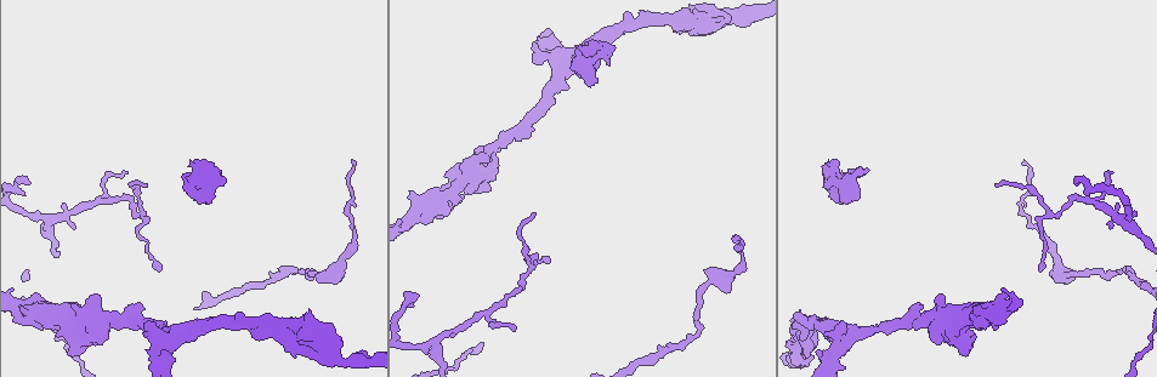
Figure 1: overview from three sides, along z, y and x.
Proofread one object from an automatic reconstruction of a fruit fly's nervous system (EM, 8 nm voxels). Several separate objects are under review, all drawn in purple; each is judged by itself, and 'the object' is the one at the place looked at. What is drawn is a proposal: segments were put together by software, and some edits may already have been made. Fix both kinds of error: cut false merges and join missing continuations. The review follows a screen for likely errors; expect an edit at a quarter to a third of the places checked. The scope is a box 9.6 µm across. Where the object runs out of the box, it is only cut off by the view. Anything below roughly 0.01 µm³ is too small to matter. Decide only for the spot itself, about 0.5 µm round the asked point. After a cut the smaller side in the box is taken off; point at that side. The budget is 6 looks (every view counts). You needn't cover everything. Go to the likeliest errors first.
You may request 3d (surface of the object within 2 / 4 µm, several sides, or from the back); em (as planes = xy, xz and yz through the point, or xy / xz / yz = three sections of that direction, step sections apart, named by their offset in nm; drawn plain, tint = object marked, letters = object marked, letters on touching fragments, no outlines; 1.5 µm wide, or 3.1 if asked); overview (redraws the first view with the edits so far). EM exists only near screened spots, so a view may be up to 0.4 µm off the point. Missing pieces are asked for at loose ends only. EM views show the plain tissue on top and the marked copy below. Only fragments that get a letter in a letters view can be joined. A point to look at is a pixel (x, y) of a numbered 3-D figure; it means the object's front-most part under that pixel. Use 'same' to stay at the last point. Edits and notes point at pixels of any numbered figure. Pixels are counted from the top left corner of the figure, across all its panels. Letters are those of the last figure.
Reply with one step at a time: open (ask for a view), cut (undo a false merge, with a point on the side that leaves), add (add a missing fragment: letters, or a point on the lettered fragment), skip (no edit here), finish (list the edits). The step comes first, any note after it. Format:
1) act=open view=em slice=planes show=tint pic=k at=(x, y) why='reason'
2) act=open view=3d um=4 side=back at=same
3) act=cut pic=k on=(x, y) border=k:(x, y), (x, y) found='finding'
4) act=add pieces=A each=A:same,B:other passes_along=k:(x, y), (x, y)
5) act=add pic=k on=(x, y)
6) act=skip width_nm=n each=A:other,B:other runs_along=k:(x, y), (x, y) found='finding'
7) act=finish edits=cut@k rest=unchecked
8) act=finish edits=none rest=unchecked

act=open view=em slice=yz step=8 show=tint pic=1 at=(593, 84) why='branch stops here'

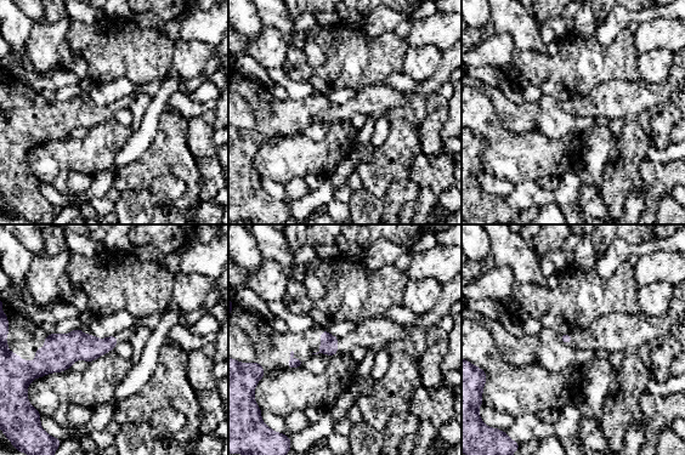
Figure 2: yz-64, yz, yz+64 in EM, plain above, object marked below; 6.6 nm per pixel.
act=open view=em slice=planes show=letters at=same

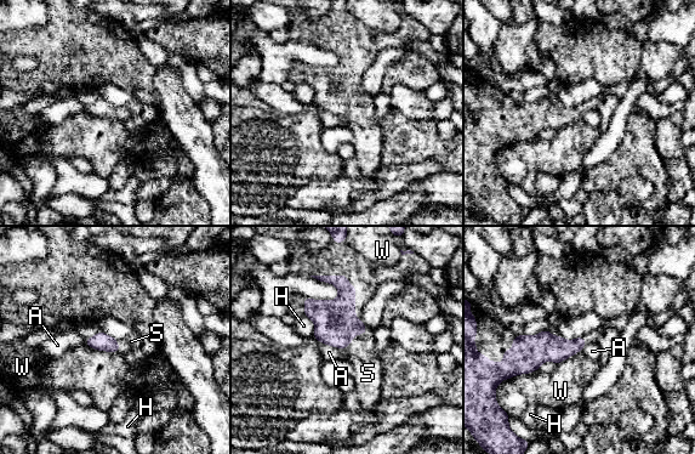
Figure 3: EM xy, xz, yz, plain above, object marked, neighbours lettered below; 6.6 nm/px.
act=add pieces=S width_nm=120 longest_contact=W:240nm each=A:other,H:other,S:same,W:other found='the cell continues'

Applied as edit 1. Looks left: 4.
act=open view=em slice=yz step=8 show=tint pic=1 at=(918, 303) why='branch stops here'

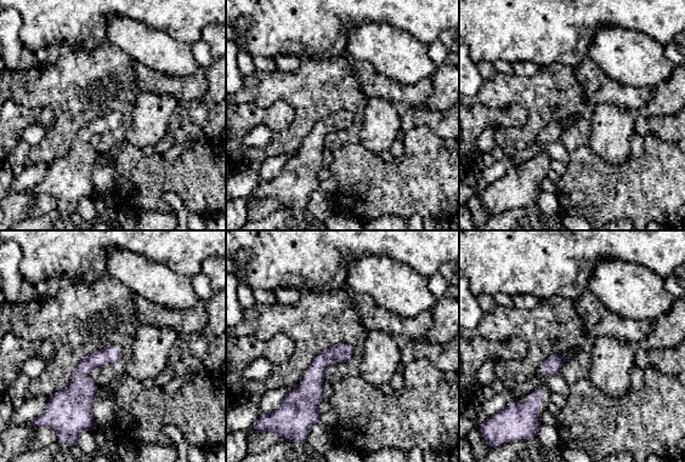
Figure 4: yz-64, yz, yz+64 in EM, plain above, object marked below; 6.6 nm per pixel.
act=open view=em slice=planes show=letters at=same why='another direction'

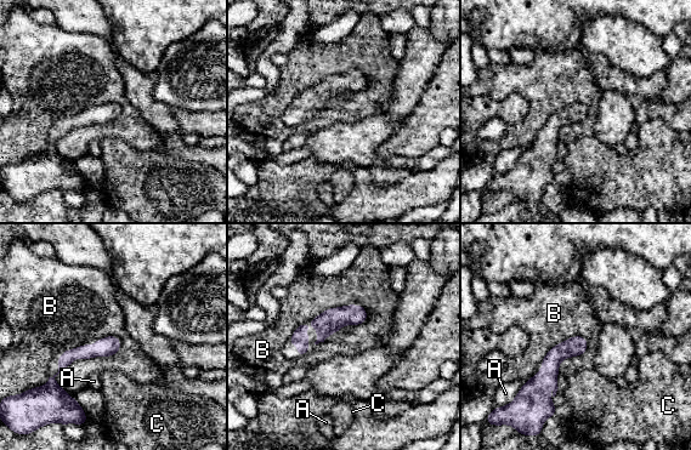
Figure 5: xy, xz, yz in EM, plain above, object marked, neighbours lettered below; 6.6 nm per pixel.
act=skip each=A:other,B:other,C:other border=5:(349, 303), (304, 322), (288, 340) found='no lettered fragment goes on from it'

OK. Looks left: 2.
act=open view=3d um=4 pic=1 at=(990, 311) why='closes a loop'

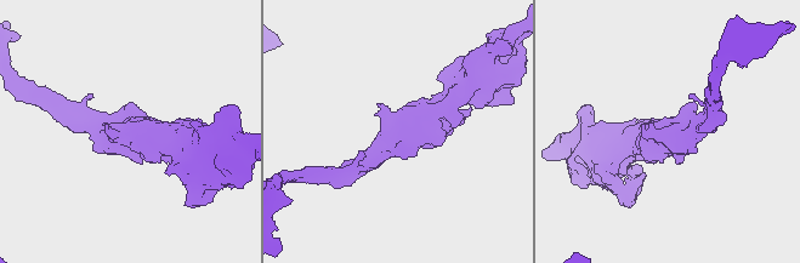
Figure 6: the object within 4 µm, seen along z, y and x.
act=open view=em slice=planes show=letters pic=6 at=(674, 132) why='need the tissue'

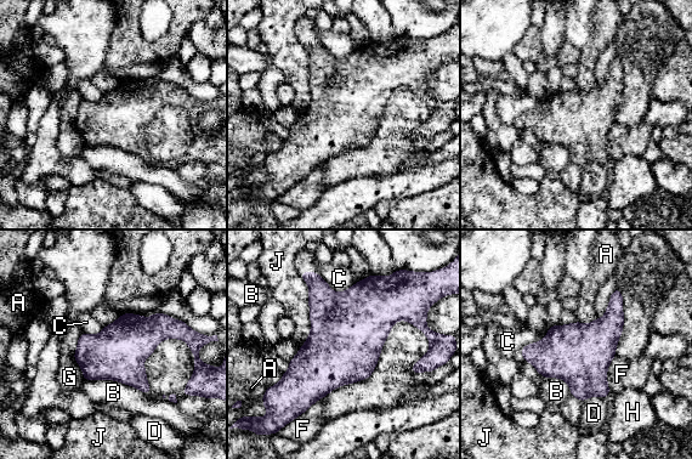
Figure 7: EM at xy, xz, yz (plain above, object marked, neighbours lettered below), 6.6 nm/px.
act=skip each=A:other,B:other,C:other,D:other,F:other,G:other,H:other,J:other border=7:(549, 332), (542, 339), (520, 349) found='all the same cell'

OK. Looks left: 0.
act=finish edits=add@3 rest=unchecked

